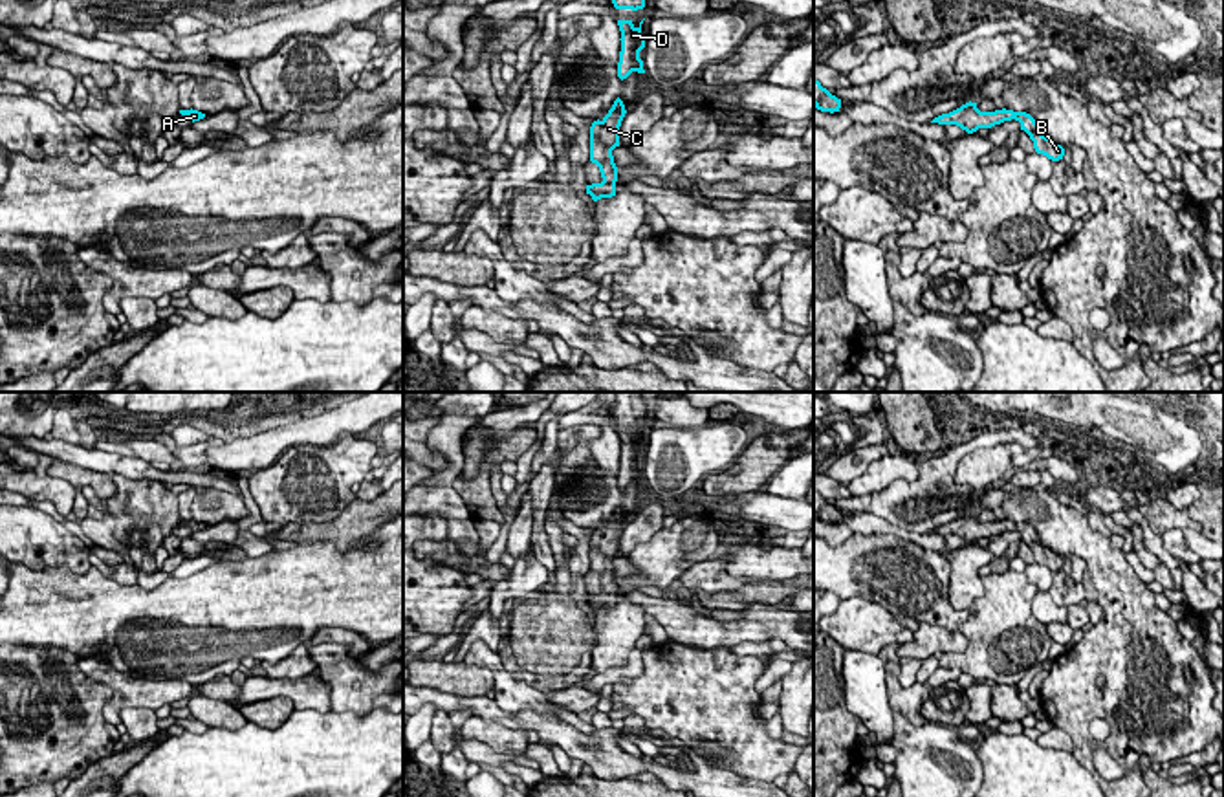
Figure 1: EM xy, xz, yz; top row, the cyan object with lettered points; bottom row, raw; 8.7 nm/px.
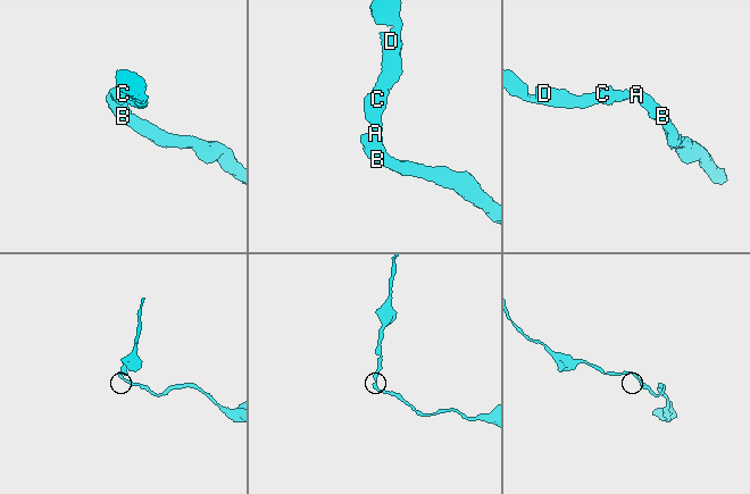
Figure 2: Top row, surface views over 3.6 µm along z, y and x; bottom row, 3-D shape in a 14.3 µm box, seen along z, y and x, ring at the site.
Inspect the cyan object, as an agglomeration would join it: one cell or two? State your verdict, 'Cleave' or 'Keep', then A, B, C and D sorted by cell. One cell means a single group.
Keep. Groups: A B C D

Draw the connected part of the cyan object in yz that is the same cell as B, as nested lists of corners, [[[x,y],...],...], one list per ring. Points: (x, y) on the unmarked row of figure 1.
[[[969,511],[949,524],[942,524],[934,528],[931,533],[956,535],[967,544],[973,544],[978,539],[991,539],[995,535],[1011,531],[1011,530],[1021,533],[1021,540],[1024,540],[1030,546],[1037,564],[1043,564],[1052,572],[1063,570],[1065,559],[1057,555],[1055,551],[1052,551],[1050,548],[1043,546],[1035,530],[1026,522],[1013,522],[1006,519],[995,520],[995,522],[980,522],[977,519],[977,513]]]

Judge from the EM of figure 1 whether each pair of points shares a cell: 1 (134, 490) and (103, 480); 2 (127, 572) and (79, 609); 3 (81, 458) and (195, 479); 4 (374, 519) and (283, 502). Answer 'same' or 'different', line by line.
1: different
2: different
3: same
4: different

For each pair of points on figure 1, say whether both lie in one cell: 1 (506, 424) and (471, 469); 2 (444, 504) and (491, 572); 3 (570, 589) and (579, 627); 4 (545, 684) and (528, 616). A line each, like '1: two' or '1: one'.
1: one
2: two
3: one
4: one

